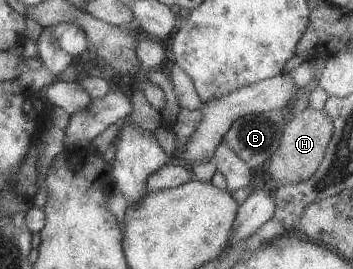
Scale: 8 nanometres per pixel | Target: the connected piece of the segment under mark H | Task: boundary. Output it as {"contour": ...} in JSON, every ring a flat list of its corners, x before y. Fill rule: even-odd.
{"contour":[[308,105,301,112,288,111,288,122,282,131,281,143,269,158,268,173,271,179,282,183,297,185,309,179,325,155,327,144,333,131,332,121,324,109,315,111]]}

